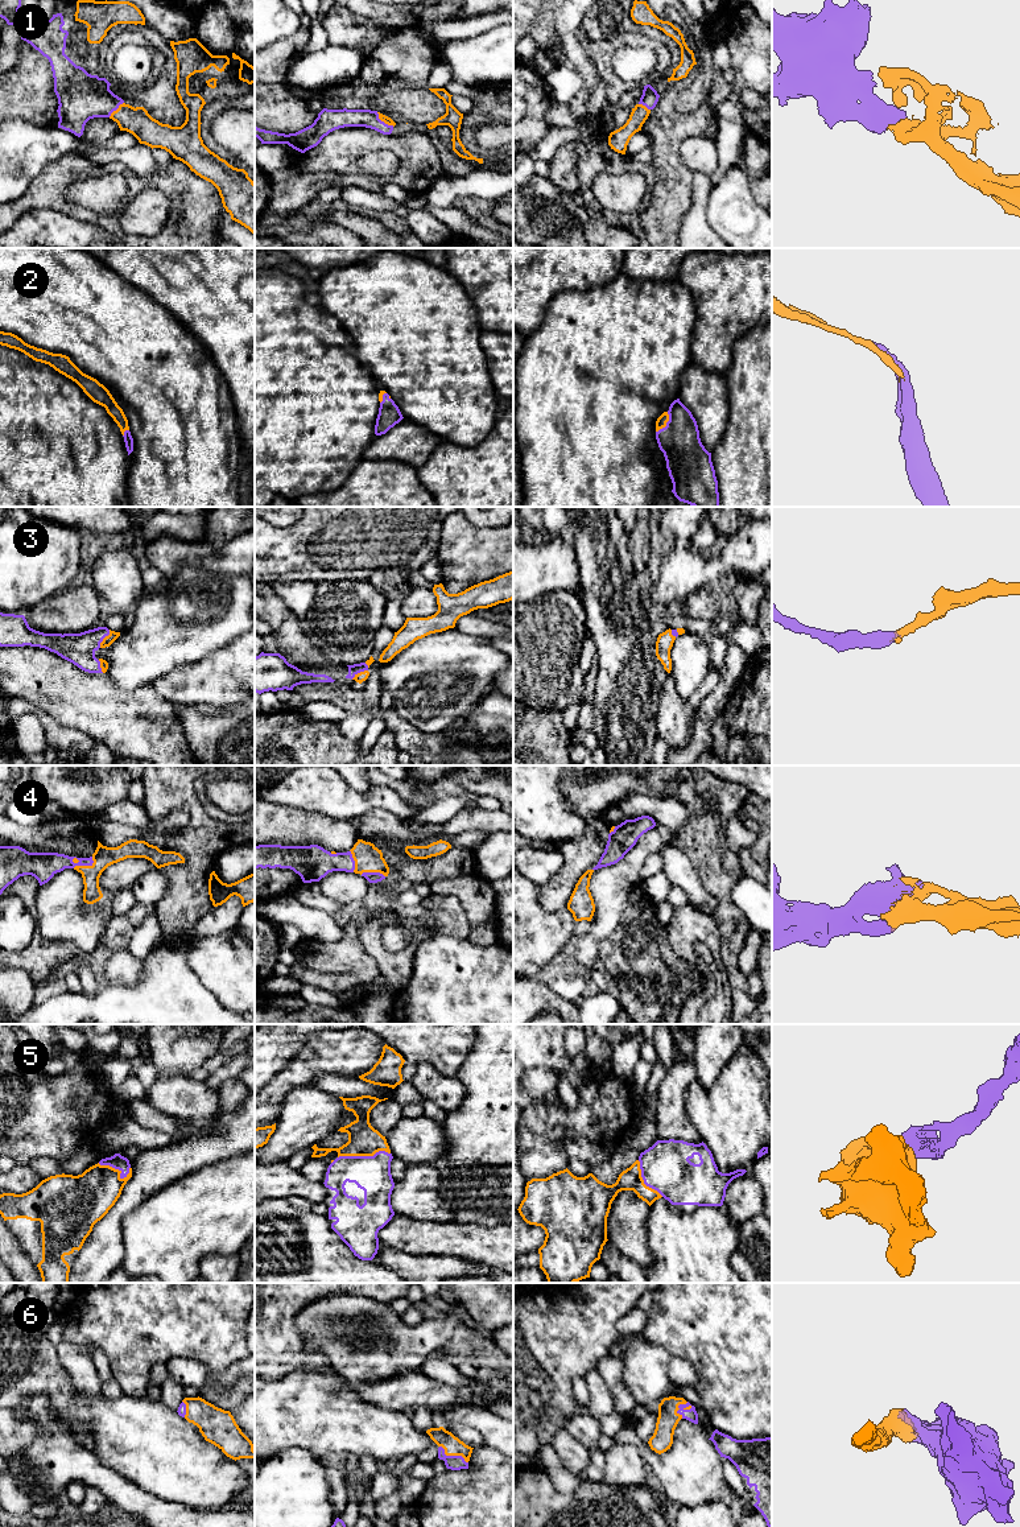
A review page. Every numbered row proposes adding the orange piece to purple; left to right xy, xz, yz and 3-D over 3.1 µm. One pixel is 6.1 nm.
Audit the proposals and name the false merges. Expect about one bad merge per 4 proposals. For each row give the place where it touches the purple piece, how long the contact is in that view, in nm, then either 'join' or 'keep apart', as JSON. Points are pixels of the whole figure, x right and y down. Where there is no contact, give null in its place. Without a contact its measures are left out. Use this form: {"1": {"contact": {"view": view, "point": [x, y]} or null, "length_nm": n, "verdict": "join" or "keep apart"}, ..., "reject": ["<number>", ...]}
{"1": {"contact": {"view": "xz", "point": [383, 122]}, "length_nm": 140, "verdict": "join"}, "2": {"contact": {"view": "yz", "point": [667, 424]}, "length_nm": 150, "verdict": "join"}, "3": {"contact": {"view": "xy", "point": [103, 638]}, "length_nm": 130, "verdict": "join"}, "4": {"contact": {"view": "xy", "point": [85, 865]}, "length_nm": 140, "verdict": "join"}, "5": {"contact": {"view": "xz", "point": [363, 1156]}, "length_nm": 320, "verdict": "join"}, "6": {"contact": {"view": "yz", "point": [678, 1407]}, "length_nm": 110, "verdict": "join"}, "reject": []}

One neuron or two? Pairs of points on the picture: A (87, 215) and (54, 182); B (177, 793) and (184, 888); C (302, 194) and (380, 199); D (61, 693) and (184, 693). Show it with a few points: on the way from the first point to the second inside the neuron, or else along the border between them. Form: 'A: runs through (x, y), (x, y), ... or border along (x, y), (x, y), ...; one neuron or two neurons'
A: runs through (77, 211), (69, 209), (54, 193); one neuron
B: runs through (197, 817), (197, 865); one neuron
C: border along (342, 188), (363, 188), (372, 193); two neurons
D: border along (151, 682), (165, 700), (180, 706); two neurons

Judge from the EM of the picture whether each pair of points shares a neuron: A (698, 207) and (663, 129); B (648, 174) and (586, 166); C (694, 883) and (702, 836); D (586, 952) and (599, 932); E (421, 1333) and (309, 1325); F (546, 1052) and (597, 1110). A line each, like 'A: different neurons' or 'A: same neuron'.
A: different neurons
B: same neuron
C: different neurons
D: same neuron
E: same neuron
F: different neurons

